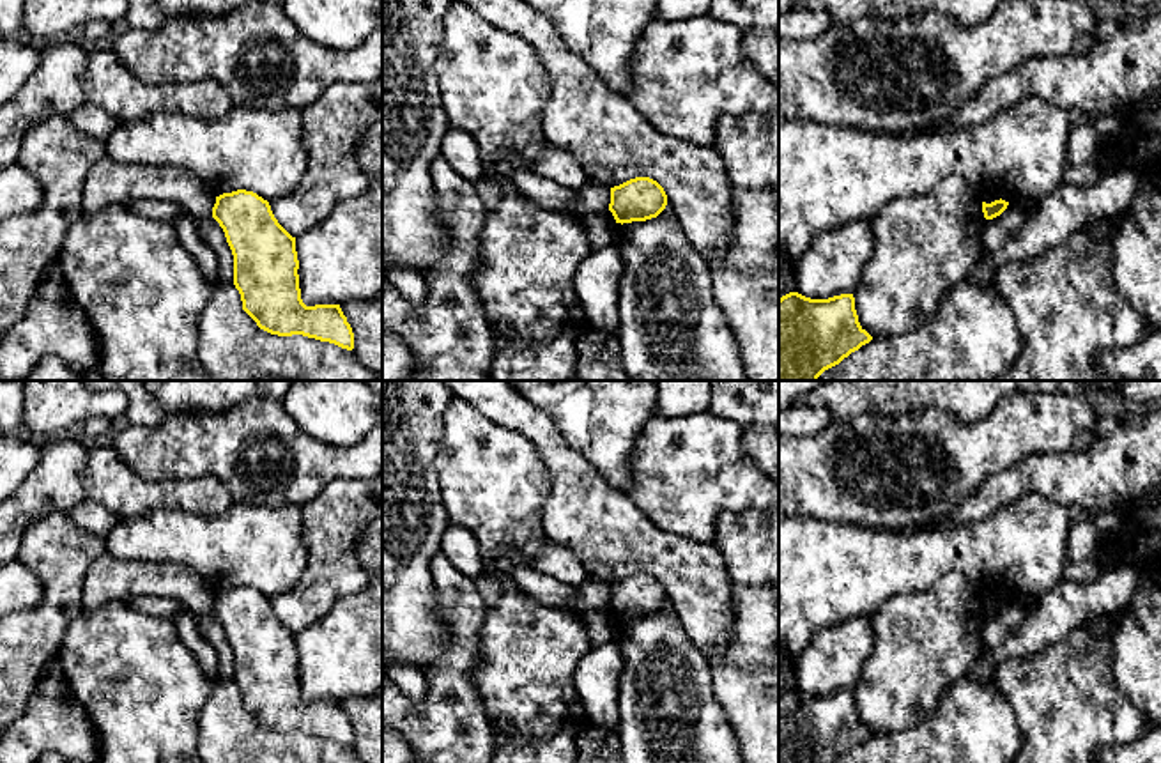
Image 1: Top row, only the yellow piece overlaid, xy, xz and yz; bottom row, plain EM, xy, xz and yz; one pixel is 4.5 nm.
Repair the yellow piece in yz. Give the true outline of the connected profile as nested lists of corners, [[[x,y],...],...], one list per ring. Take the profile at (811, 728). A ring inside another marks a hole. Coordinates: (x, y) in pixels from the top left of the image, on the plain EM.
[[[789,689],[779,696],[779,763],[835,763],[871,736],[858,719],[853,690],[811,696]]]

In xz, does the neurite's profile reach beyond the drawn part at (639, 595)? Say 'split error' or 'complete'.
complete

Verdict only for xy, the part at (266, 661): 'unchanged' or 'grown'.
unchanged

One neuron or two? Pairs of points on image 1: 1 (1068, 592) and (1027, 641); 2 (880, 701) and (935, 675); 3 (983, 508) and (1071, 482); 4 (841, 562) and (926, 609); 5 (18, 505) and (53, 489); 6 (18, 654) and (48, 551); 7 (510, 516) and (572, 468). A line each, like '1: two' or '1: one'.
1: one
2: one
3: one
4: two
5: one
6: one
7: two

